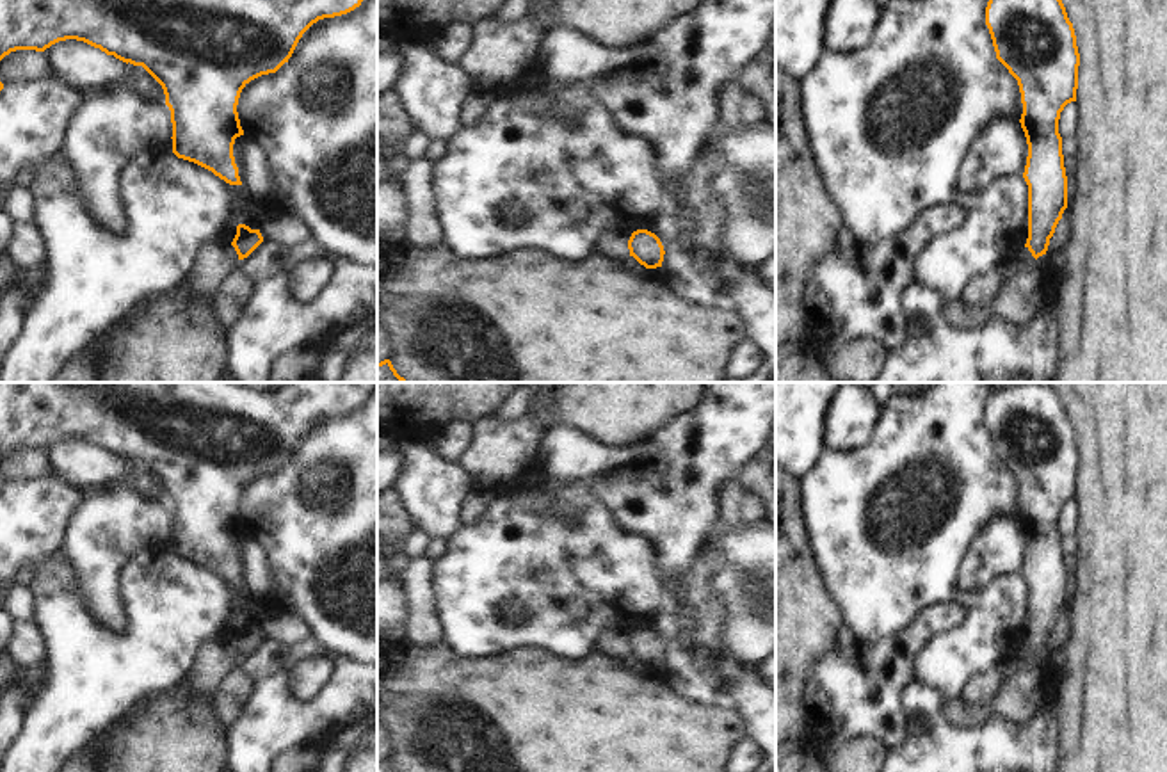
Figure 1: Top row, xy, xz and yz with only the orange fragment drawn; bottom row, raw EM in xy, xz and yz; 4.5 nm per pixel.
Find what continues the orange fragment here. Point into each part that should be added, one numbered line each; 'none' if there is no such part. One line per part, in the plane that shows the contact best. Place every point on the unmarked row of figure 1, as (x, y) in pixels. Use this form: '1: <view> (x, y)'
none

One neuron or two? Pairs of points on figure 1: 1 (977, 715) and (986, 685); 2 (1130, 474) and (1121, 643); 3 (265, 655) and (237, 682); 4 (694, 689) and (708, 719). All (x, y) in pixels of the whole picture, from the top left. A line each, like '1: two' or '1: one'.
1: two
2: one
3: two
4: two

